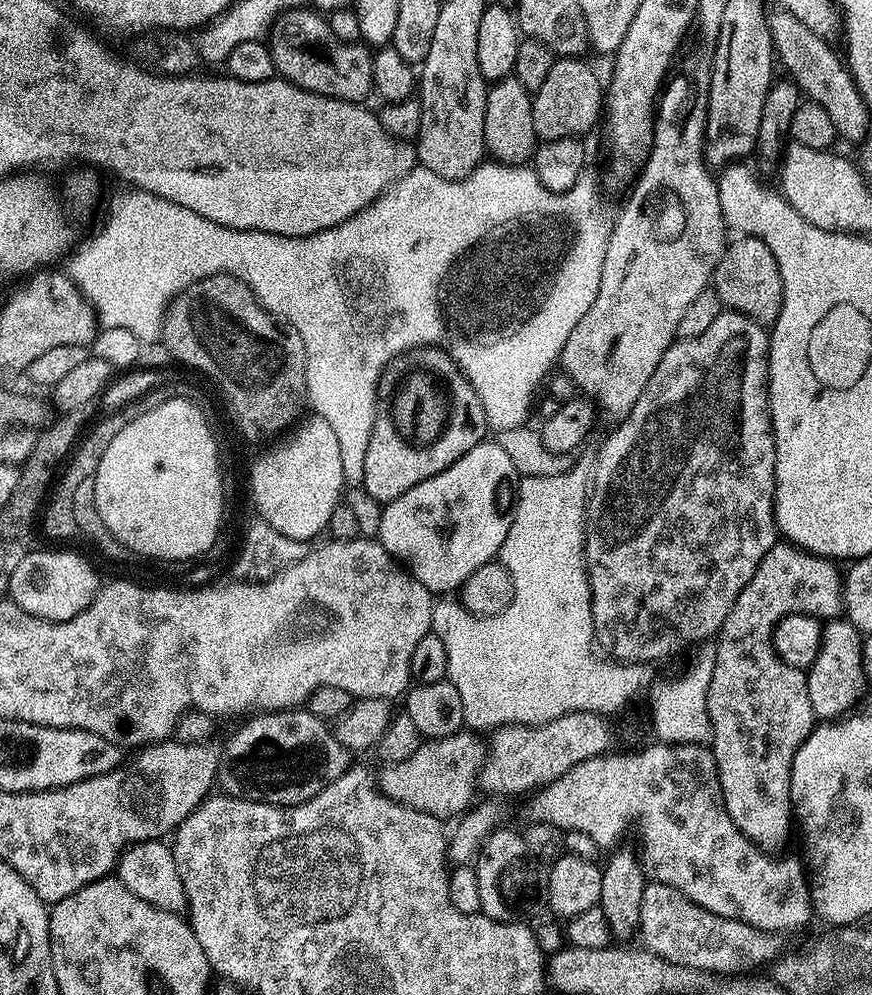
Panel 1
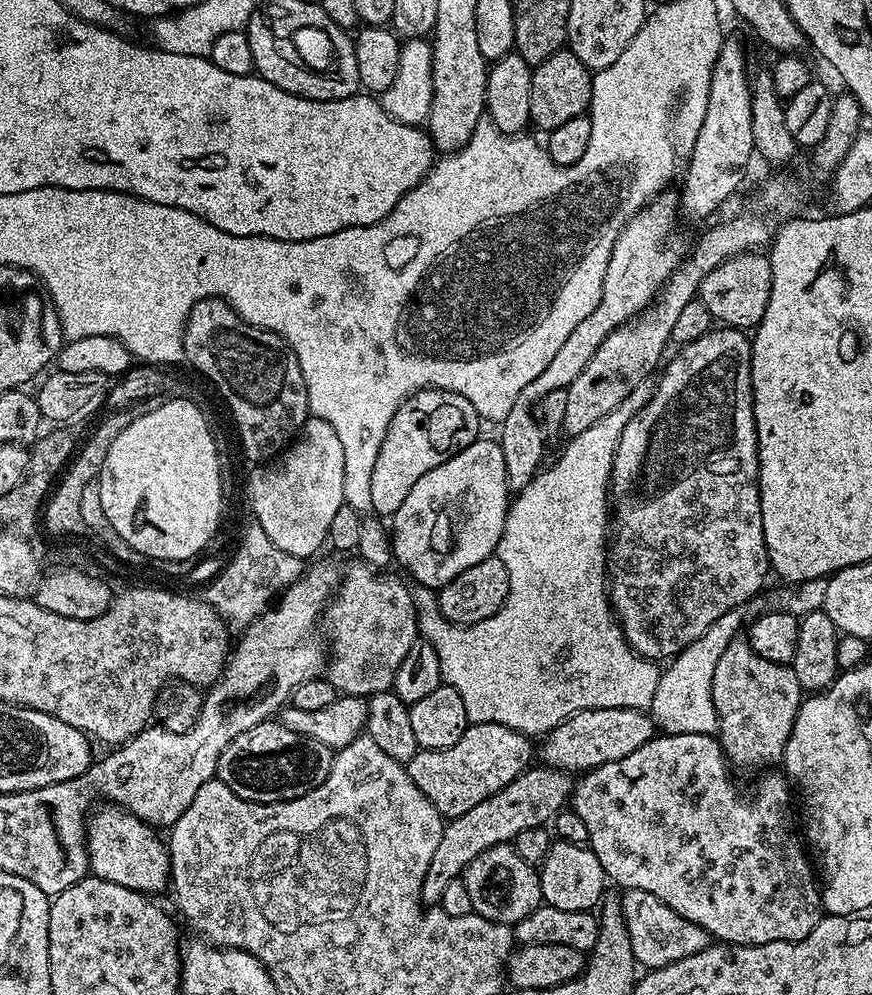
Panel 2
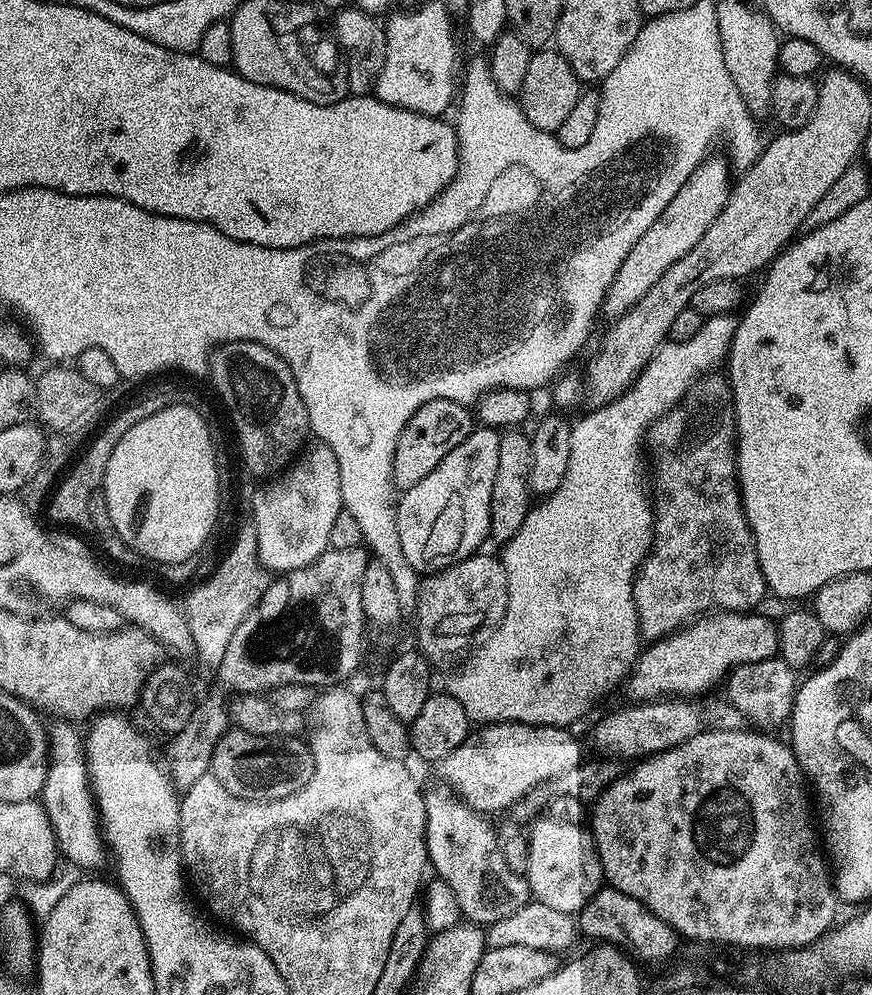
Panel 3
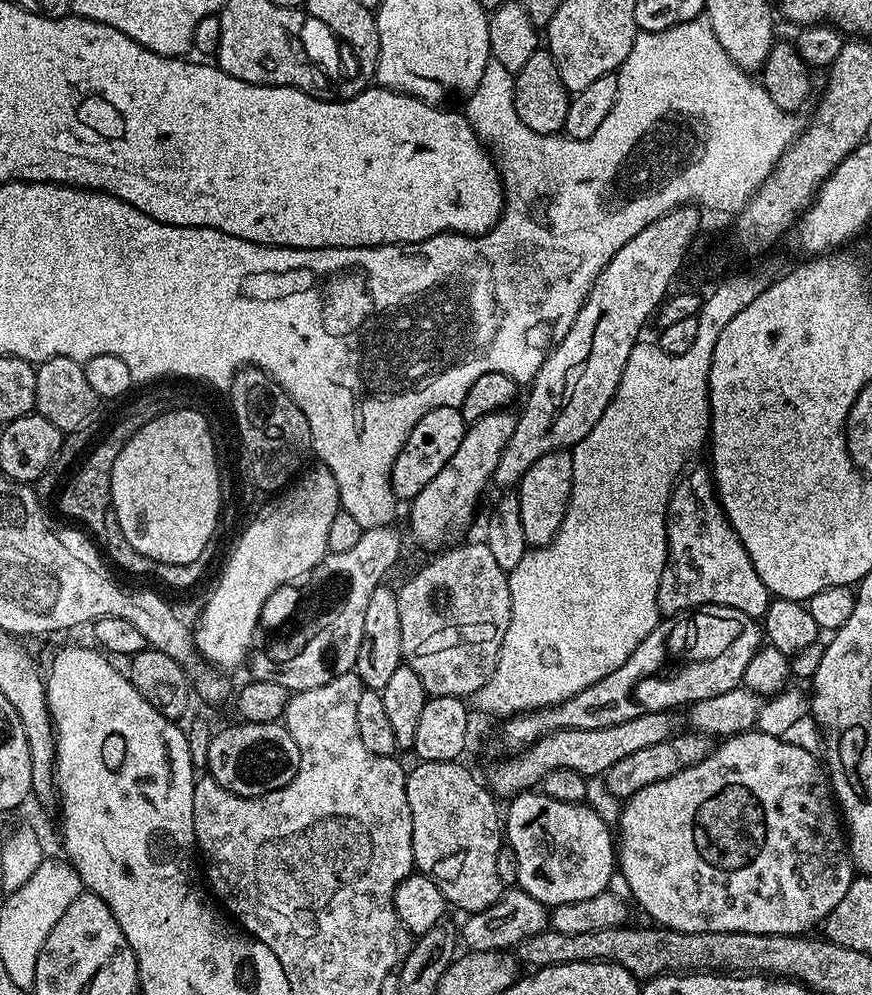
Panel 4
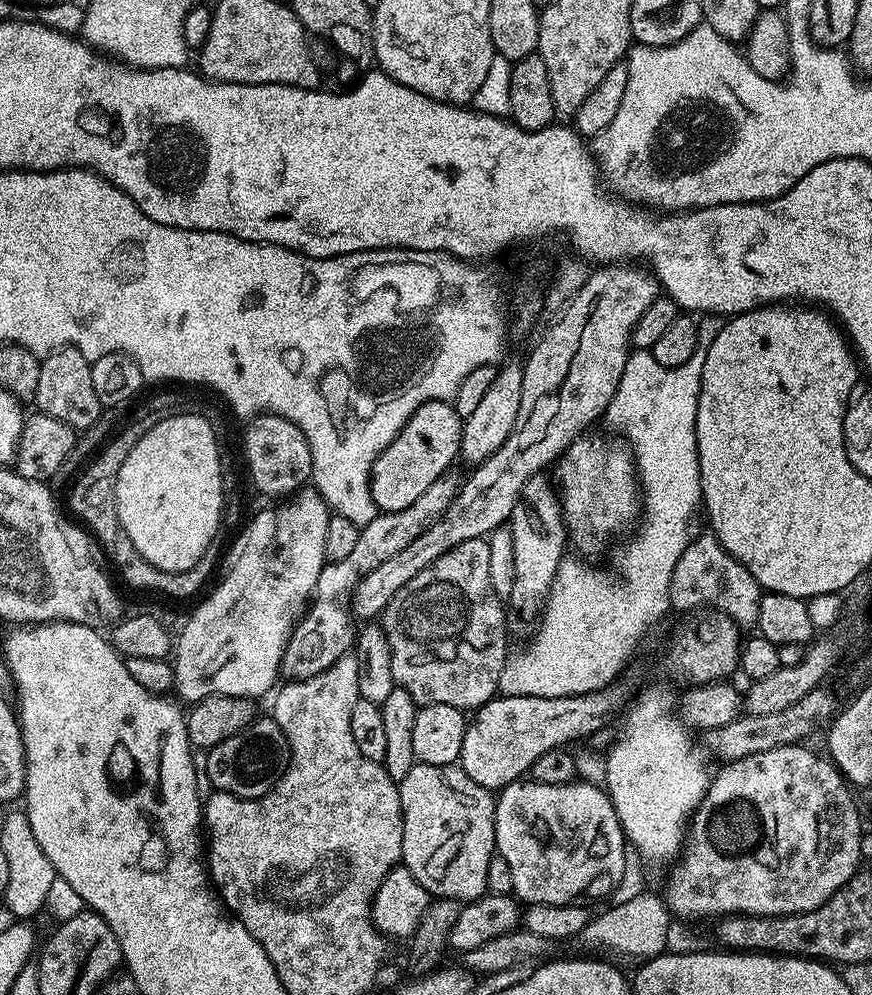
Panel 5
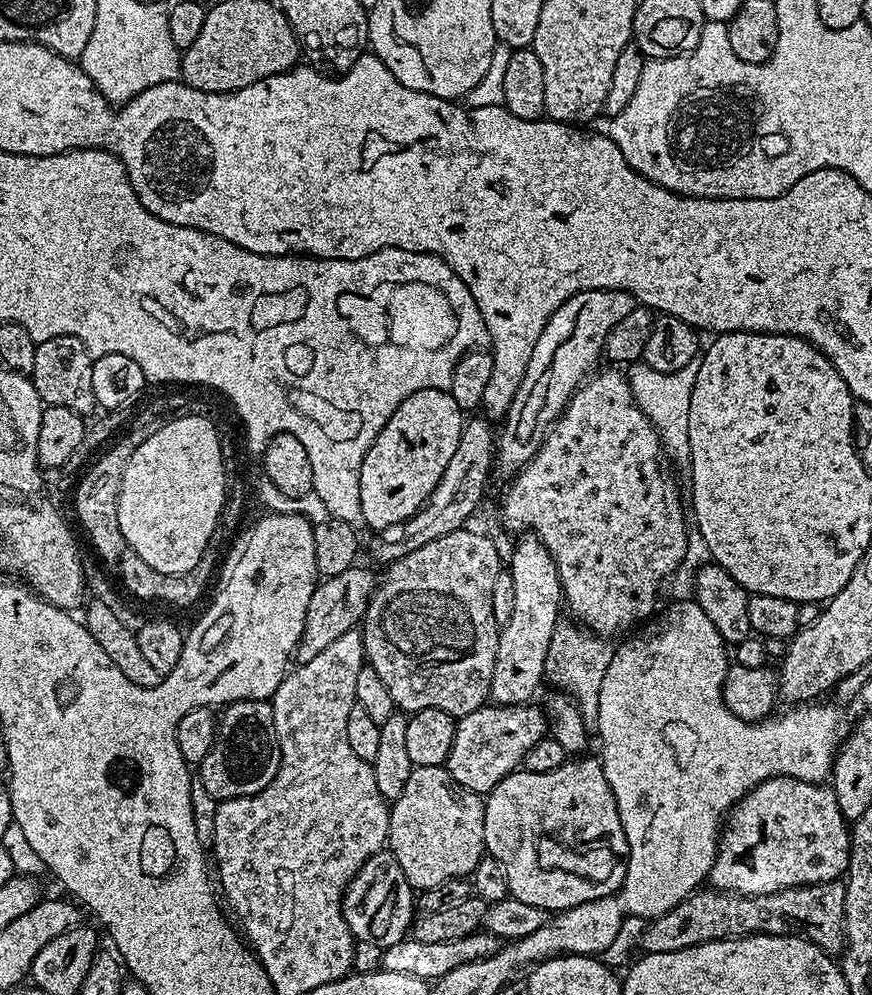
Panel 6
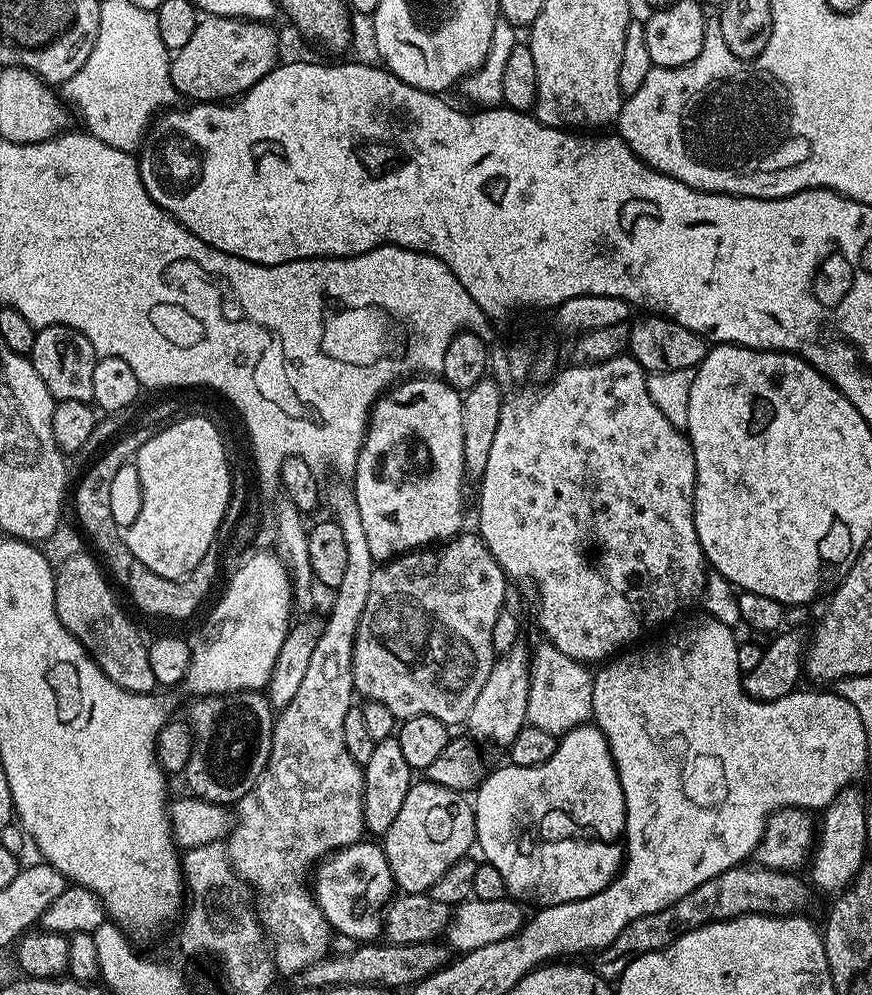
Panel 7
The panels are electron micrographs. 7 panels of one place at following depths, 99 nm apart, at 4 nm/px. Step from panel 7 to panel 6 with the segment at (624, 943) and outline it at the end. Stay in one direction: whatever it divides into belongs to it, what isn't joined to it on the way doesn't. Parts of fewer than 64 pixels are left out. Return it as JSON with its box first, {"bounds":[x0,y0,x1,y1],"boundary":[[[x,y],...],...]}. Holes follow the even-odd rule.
{"bounds":[640,883,844,954],"boundary":[[[843,883],[811,884],[790,890],[778,890],[774,894],[738,896],[730,892],[697,890],[681,904],[666,914],[656,917],[640,936],[645,953],[673,952],[690,946],[698,946],[715,940],[734,940],[737,936],[794,936],[801,932],[805,940],[814,942],[823,952],[840,954],[844,951],[844,886]]]}

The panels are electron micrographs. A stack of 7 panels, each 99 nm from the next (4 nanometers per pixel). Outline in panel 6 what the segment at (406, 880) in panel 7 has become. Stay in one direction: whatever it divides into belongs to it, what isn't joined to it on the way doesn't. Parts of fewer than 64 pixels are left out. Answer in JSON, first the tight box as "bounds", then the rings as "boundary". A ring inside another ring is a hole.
{"bounds":[386,767,486,889],"boundary":[[[413,767],[410,778],[406,778],[406,787],[402,790],[402,794],[396,800],[391,801],[386,848],[394,858],[398,858],[398,866],[402,866],[402,874],[406,874],[413,889],[433,888],[442,886],[442,882],[471,877],[478,862],[486,855],[484,800],[481,793],[466,790],[466,786],[454,782],[447,767]]]}

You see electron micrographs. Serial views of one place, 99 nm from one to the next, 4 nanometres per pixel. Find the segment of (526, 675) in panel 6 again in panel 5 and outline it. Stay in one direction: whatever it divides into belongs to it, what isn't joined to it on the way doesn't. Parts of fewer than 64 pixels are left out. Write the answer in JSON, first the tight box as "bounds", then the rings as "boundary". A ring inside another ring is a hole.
{"bounds":[510,475,569,620],"boundary":[[[547,475],[531,476],[522,486],[520,501],[514,506],[510,527],[514,534],[514,590],[510,601],[512,607],[522,619],[528,620],[541,611],[542,605],[548,595],[550,586],[556,577],[556,571],[561,562],[566,559],[564,547],[569,547],[568,528],[564,525],[564,511],[560,505],[559,491],[551,479],[547,480]]]}

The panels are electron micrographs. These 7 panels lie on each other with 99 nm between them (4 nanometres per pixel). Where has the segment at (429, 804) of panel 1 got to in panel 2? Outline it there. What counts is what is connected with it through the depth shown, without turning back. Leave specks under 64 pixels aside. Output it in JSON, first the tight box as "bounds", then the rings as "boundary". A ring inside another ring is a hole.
{"bounds":[406,724,534,818],"boundary":[[[469,724],[468,729],[446,750],[421,748],[406,765],[410,778],[441,816],[453,818],[466,814],[479,804],[498,794],[524,773],[533,763],[534,744],[529,737],[497,724]]]}

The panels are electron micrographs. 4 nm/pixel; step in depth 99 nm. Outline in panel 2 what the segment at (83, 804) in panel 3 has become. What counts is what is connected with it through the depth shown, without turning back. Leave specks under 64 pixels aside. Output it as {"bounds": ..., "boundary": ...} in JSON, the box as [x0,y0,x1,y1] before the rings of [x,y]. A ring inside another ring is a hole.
{"bounds":[86,806,172,894],"boundary":[[[119,806],[104,807],[108,808],[97,807],[86,824],[91,875],[114,882],[118,886],[126,886],[126,890],[135,892],[156,894],[152,892],[160,892],[163,888],[165,891],[172,874],[167,843],[163,839],[159,840],[155,836],[157,833],[134,814],[125,812]]]}

